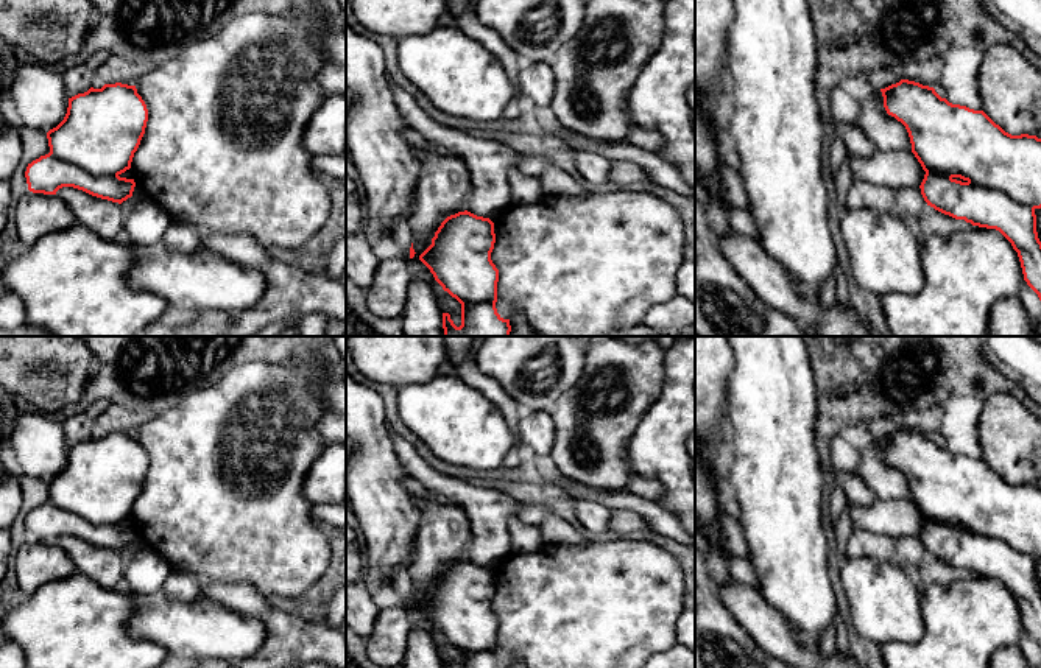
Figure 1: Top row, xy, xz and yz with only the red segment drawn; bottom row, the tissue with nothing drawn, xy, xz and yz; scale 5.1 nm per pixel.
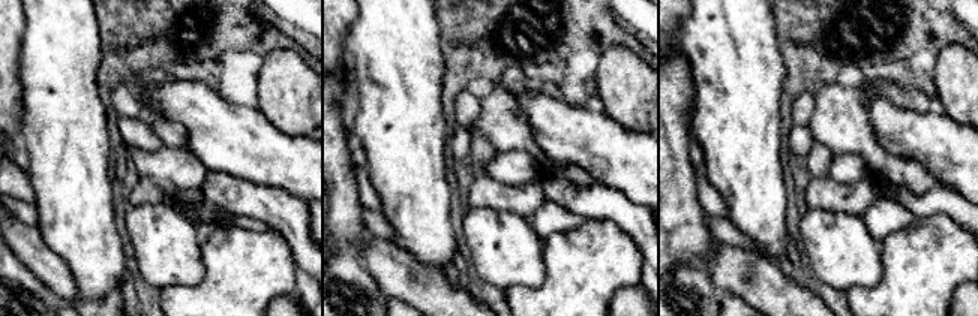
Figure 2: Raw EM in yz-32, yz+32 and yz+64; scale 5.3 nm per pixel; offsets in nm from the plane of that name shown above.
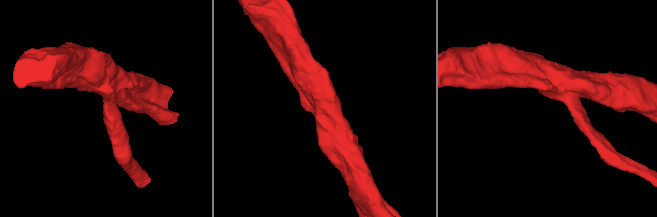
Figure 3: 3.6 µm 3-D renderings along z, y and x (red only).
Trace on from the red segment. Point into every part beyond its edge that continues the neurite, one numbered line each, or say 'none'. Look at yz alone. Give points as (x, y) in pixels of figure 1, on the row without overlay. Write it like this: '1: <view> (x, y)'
none

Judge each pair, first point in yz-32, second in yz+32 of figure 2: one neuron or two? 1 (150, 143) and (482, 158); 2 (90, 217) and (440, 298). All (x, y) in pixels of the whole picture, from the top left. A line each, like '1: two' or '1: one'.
1: one
2: two

